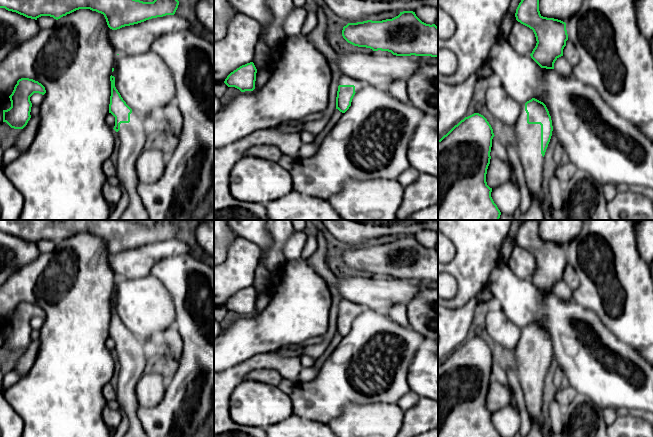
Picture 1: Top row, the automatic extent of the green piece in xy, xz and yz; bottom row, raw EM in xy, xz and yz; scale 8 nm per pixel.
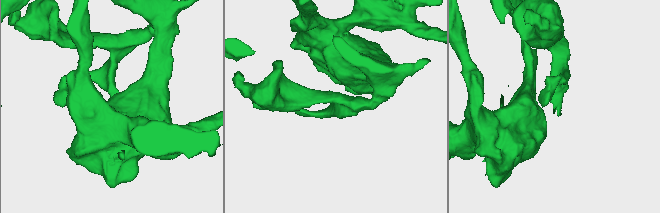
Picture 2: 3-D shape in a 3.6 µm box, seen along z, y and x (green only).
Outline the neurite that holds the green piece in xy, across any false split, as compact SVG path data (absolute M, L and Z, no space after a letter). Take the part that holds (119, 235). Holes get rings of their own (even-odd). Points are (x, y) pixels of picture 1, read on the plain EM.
M0 220L0 232L35 244L41 240L50 240L58 244L76 234L90 233L103 238L108 251L112 254L138 248L152 242L174 239L178 229L179 225L172 220L156 220L153 226L143 226L126 220Z

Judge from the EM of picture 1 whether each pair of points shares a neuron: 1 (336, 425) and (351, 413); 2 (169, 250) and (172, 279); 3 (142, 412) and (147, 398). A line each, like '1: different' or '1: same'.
1: same
2: different
3: different

